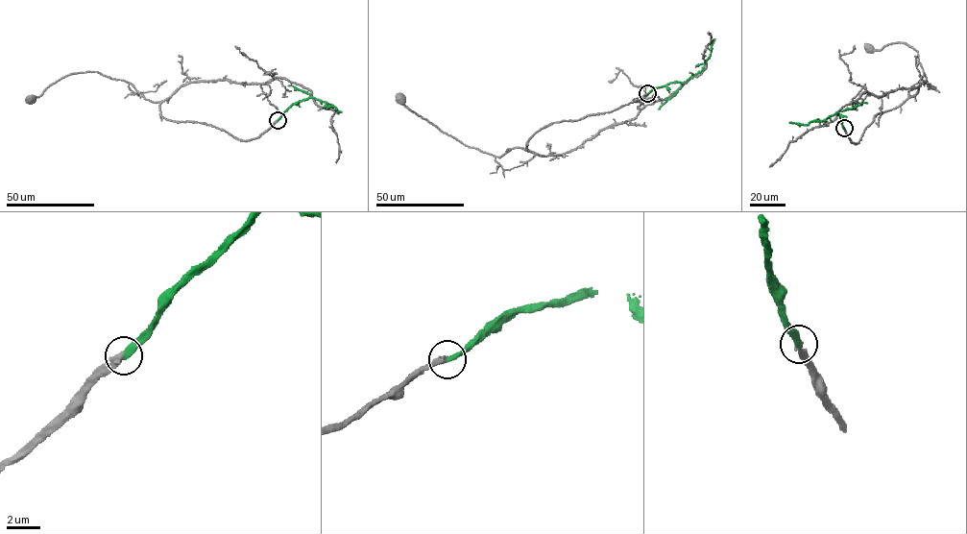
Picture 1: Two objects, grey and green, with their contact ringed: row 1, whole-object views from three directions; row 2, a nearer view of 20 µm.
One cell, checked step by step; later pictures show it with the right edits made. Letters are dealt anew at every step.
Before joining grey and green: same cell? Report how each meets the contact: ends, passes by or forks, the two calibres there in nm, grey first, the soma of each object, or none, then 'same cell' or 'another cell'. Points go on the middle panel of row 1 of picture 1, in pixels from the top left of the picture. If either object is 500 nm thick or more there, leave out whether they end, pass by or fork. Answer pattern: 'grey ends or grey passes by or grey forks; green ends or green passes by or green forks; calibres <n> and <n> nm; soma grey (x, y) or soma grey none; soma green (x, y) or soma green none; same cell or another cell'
grey ends; green ends; calibres 320 and 320 nm; soma grey (401, 99); soma green none; same cell

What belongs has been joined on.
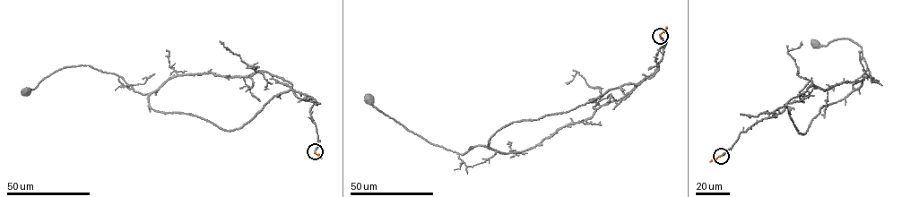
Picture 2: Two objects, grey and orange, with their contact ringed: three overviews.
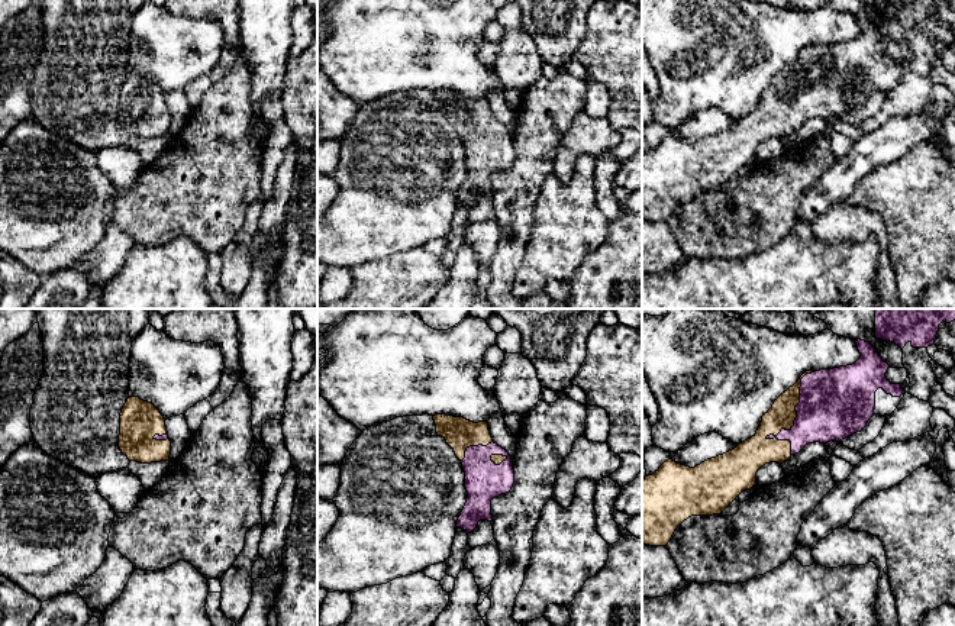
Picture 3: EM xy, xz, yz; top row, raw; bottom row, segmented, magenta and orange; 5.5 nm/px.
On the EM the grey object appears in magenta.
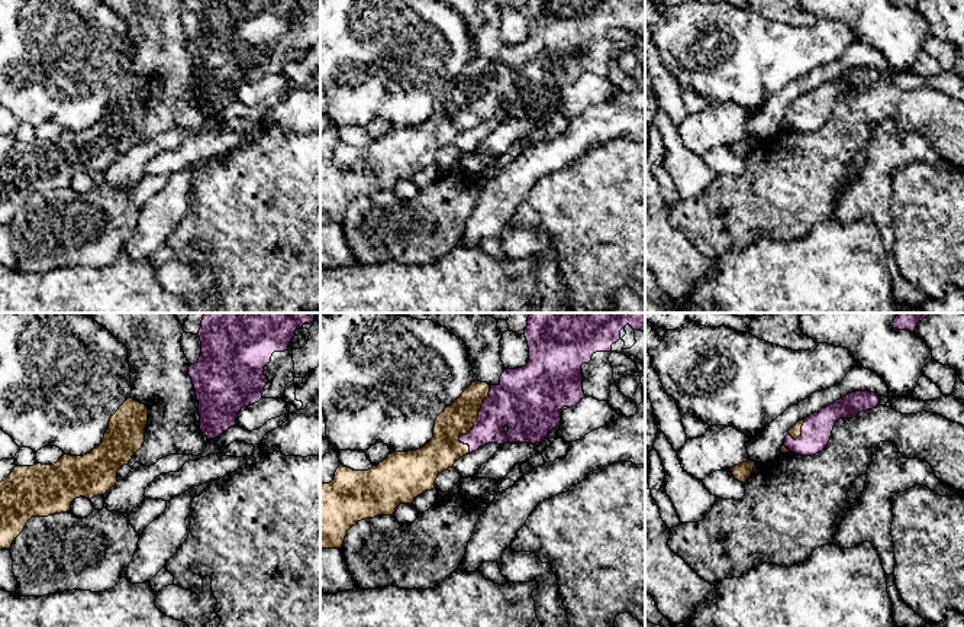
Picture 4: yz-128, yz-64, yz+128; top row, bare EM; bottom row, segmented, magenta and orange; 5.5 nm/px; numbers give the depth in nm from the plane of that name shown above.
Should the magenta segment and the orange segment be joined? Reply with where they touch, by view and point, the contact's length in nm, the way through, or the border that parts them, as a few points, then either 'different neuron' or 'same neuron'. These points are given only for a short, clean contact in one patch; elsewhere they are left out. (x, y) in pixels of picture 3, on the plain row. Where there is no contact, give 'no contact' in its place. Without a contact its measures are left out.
contact yz (796, 93); length 480 nm; same neuron

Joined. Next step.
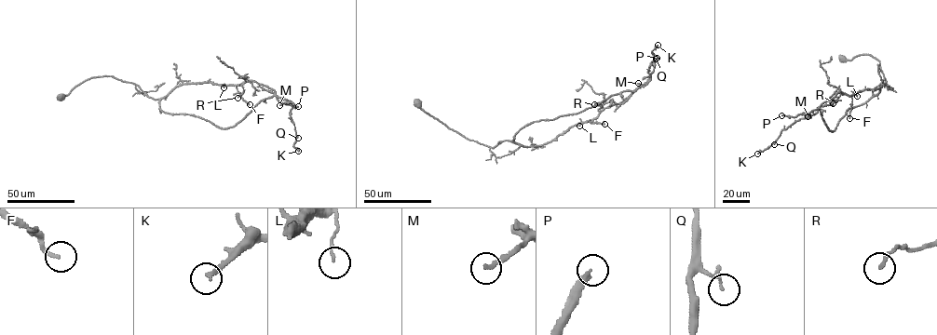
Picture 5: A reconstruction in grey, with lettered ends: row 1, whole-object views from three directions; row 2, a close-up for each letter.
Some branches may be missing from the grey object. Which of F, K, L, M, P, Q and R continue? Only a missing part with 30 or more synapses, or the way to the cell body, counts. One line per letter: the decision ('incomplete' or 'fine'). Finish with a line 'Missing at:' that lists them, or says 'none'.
F: fine
K: fine
L: fine
M: fine
P: incomplete
Q: fine
R: fine
Missing at: P

